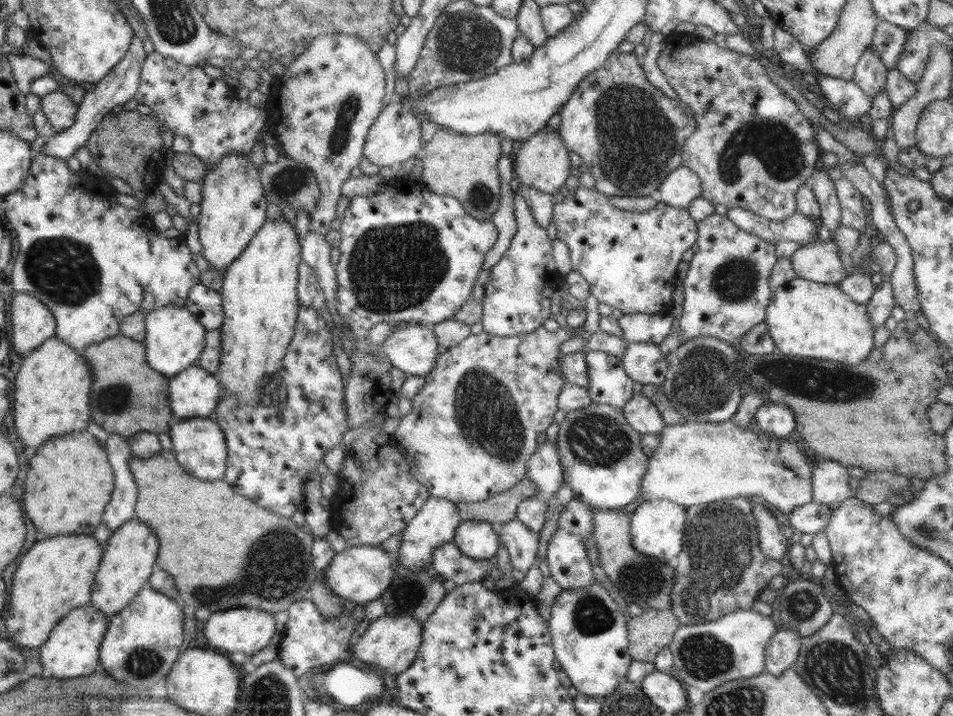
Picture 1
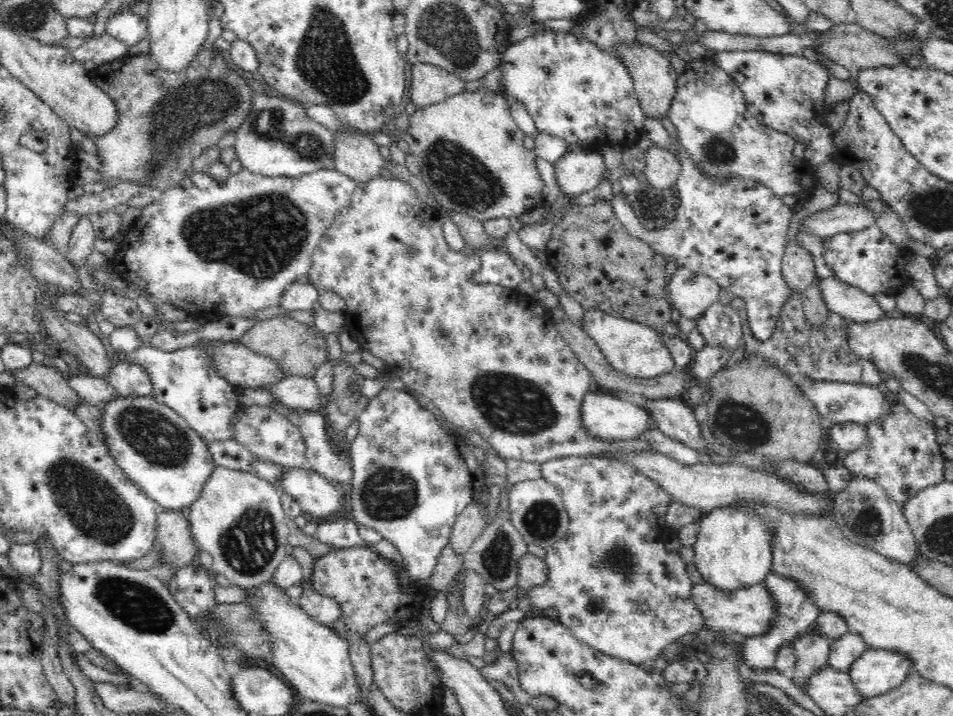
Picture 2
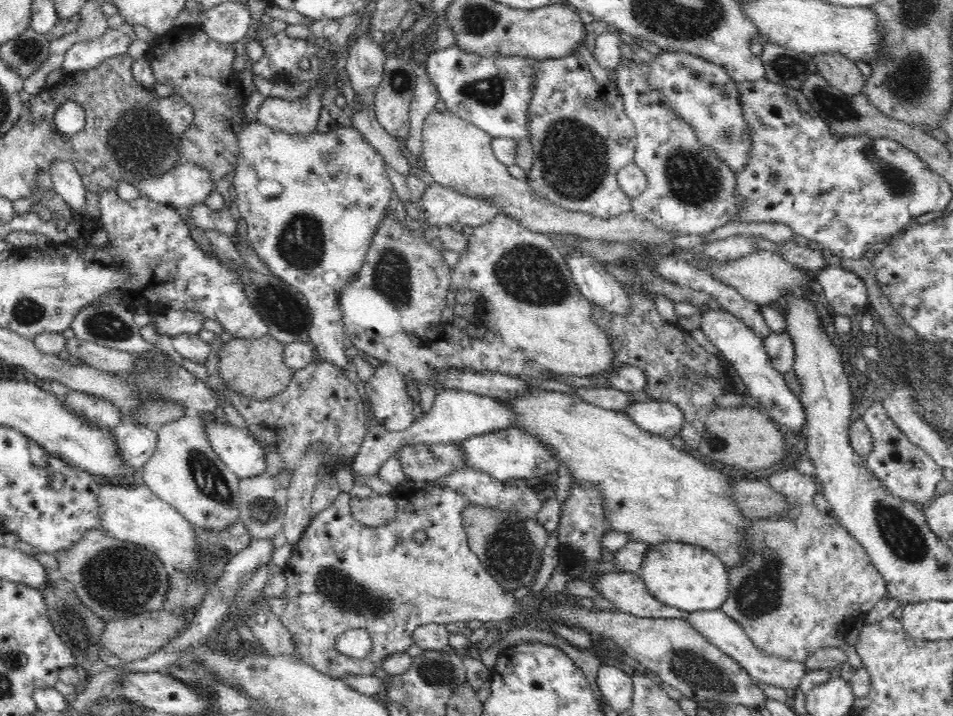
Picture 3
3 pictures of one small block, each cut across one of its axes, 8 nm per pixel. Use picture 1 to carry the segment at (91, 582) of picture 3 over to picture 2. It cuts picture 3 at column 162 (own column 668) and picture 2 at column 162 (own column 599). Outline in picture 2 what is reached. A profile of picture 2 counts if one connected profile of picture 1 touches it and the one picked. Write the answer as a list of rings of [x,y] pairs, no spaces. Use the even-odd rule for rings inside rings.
[[[162,510],[156,520],[158,536],[154,546],[160,546],[162,564],[172,562],[177,569],[183,569],[191,564],[194,556],[200,552],[196,545],[188,519],[181,510]]]

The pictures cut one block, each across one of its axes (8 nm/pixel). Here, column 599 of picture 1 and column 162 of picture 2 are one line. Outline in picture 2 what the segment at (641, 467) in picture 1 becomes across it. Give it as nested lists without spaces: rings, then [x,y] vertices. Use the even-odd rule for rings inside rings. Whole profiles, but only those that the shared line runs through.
[[[152,396],[118,397],[103,409],[102,436],[114,462],[150,499],[178,511],[198,498],[216,463],[208,443],[174,409]]]

